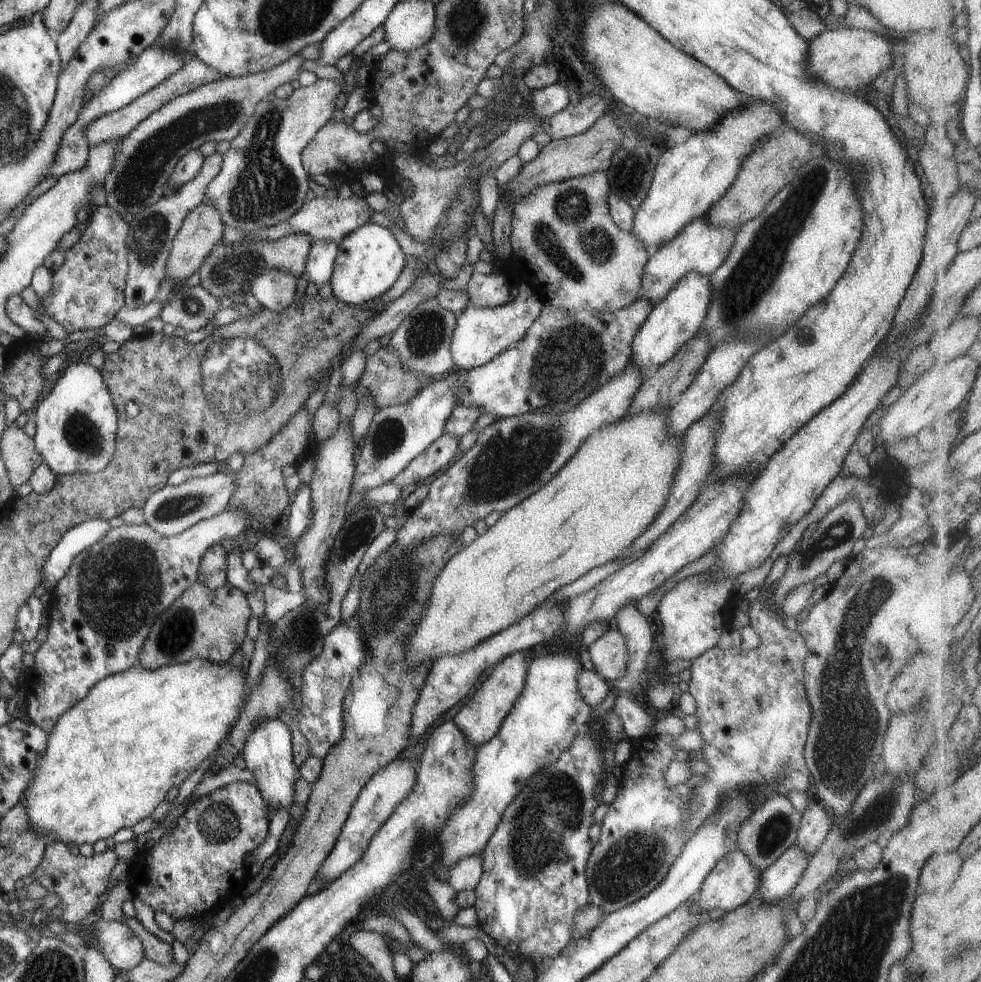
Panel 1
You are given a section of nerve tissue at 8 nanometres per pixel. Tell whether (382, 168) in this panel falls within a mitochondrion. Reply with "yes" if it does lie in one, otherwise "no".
no

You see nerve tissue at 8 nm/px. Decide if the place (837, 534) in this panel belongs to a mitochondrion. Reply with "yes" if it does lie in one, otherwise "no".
yes

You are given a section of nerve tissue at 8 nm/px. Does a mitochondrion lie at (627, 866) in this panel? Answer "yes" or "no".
yes

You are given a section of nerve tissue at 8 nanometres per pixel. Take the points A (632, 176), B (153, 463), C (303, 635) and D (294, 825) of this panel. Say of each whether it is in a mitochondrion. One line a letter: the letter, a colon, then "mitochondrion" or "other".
A: other
B: other
C: mitochondrion
D: other

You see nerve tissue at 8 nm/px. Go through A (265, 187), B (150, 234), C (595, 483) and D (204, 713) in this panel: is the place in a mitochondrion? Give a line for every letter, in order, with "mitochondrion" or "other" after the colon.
A: mitochondrion
B: mitochondrion
C: other
D: other

